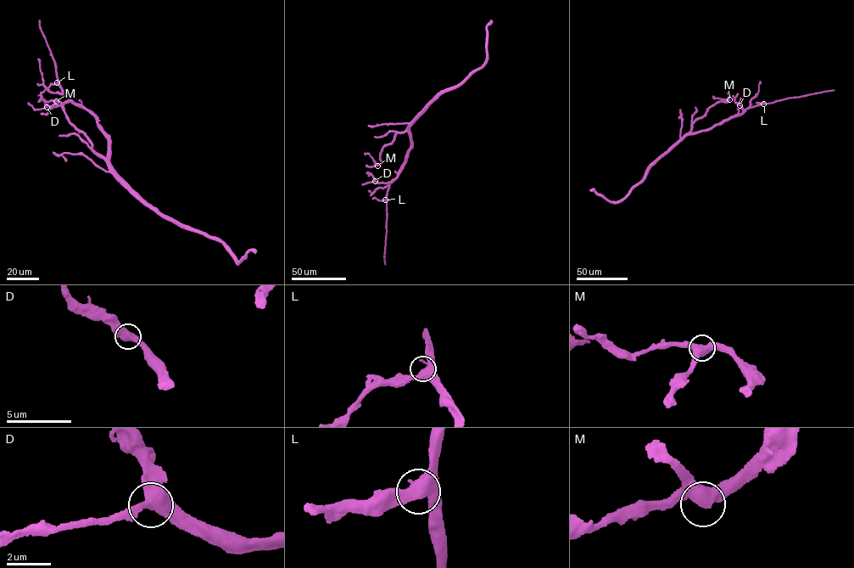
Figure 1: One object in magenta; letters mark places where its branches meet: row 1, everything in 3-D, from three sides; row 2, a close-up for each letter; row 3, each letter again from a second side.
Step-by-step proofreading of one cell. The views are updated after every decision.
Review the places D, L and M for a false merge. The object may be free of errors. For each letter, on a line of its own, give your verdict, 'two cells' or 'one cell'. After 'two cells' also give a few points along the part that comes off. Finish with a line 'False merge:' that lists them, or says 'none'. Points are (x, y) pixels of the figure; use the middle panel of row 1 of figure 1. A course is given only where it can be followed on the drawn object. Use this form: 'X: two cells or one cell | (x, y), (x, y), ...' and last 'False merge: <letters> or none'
D: one cell
L: one cell
M: one cell
False merge: none

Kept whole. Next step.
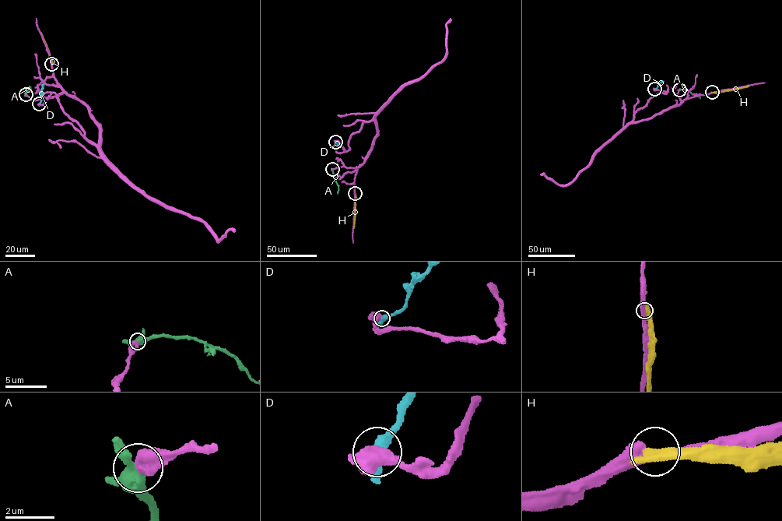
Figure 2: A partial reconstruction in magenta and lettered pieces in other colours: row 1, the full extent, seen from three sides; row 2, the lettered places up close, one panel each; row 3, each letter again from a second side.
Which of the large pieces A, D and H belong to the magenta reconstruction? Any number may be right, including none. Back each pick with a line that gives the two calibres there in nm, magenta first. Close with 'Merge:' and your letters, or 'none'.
Merge: none

